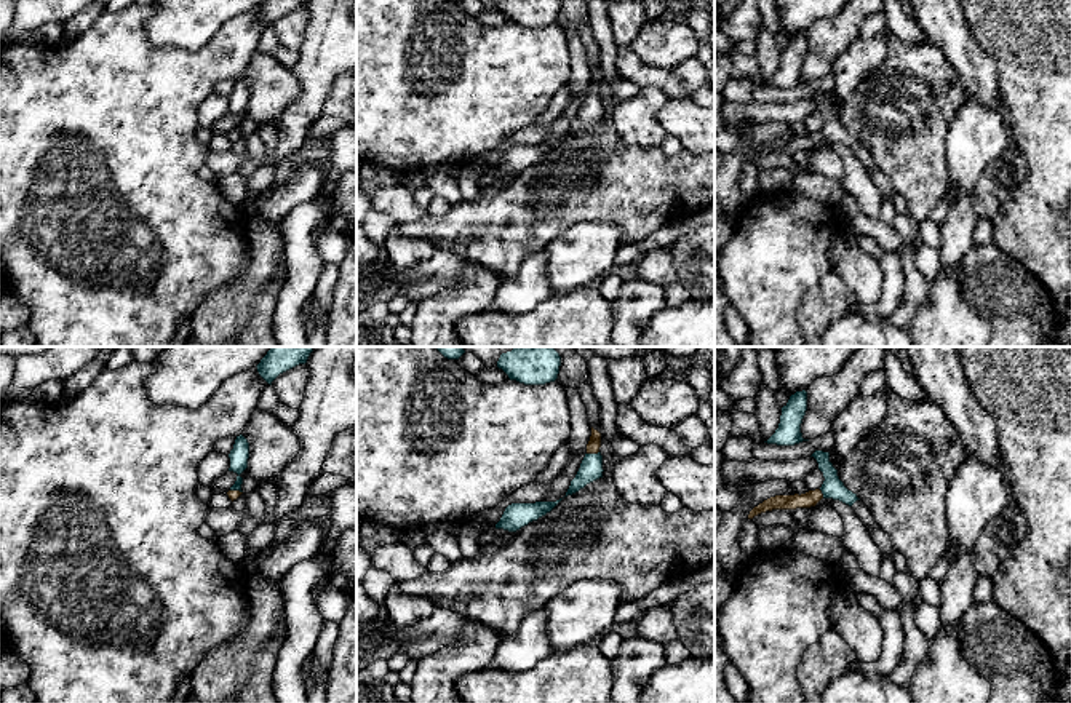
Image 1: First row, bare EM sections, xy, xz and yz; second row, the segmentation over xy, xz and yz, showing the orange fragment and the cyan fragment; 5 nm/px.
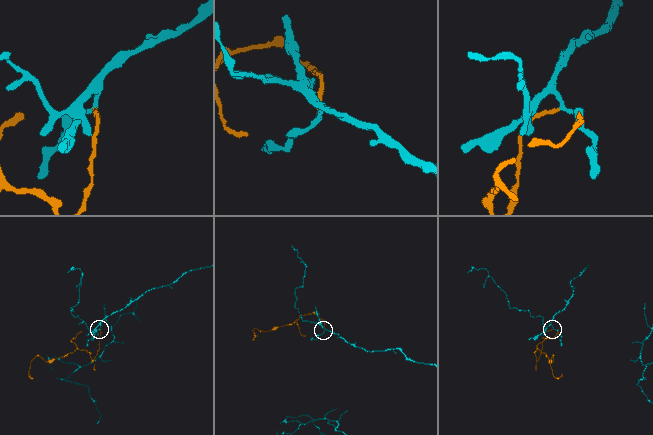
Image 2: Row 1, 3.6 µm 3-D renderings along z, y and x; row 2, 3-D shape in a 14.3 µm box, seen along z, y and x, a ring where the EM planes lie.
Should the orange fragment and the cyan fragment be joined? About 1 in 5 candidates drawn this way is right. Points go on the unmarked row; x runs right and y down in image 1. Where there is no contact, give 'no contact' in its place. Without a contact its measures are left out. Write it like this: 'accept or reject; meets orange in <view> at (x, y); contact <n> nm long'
accept; meets orange in xz at (592, 95); contact 70 nm long

